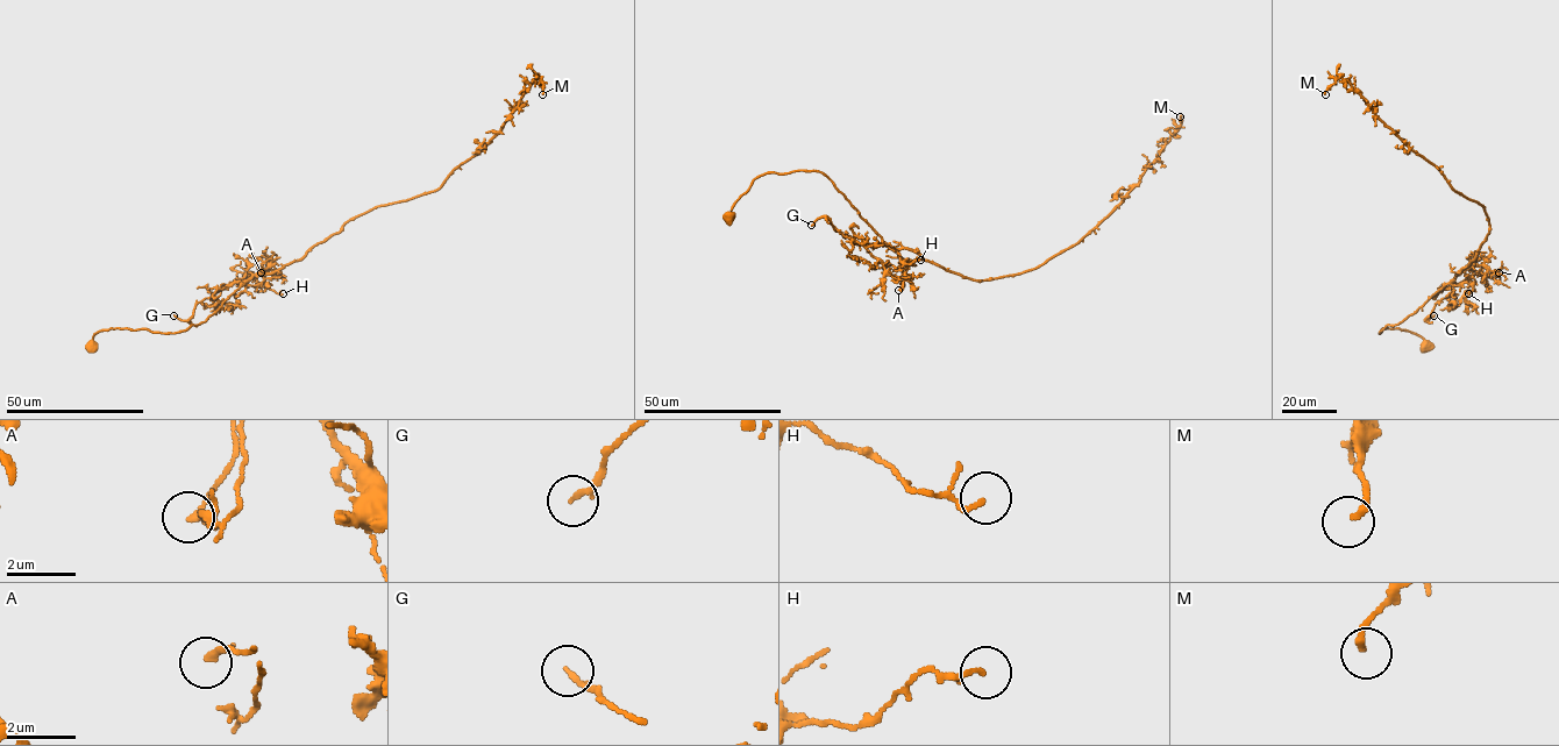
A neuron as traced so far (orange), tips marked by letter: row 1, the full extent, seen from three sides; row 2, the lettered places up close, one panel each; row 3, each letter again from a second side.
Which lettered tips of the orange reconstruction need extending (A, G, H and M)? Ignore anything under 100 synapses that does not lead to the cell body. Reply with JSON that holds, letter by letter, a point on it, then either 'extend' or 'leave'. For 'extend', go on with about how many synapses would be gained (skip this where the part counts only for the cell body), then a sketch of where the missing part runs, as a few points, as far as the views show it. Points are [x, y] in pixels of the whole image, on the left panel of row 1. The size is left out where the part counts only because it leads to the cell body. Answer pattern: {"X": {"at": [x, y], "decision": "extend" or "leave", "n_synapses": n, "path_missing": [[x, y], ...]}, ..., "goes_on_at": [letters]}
{"A": {"at": [261, 272], "decision": "leave"}, "G": {"at": [173, 315], "decision": "leave"}, "H": {"at": [283, 293], "decision": "leave"}, "M": {"at": [542, 94], "decision": "leave"}, "goes_on_at": []}

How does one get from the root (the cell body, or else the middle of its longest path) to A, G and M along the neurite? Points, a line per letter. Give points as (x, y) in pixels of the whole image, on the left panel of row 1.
A: (91, 345), (95, 333), (111, 328), (162, 333), (186, 331), (204, 322), (249, 278), (269, 265), (261, 272)
G: (91, 345), (95, 333), (111, 328), (186, 331), (243, 283), (223, 285), (198, 302), (187, 320), (173, 315)
M: (91, 345), (111, 328), (200, 324), (249, 278), (299, 260), (350, 220), (438, 190), (539, 76), (542, 94)

